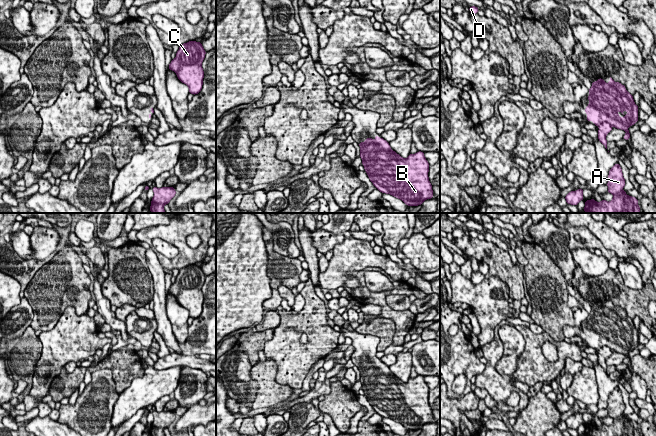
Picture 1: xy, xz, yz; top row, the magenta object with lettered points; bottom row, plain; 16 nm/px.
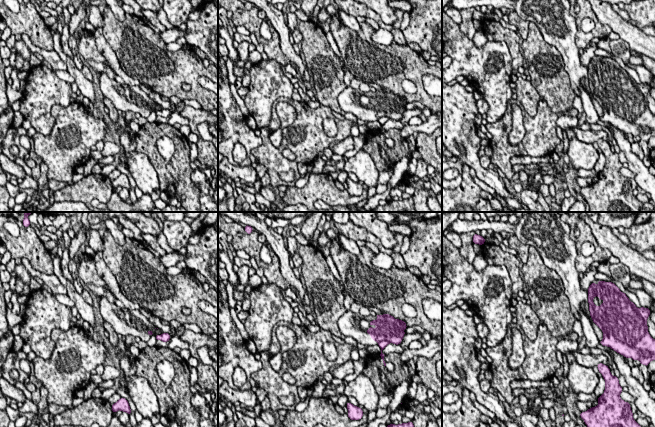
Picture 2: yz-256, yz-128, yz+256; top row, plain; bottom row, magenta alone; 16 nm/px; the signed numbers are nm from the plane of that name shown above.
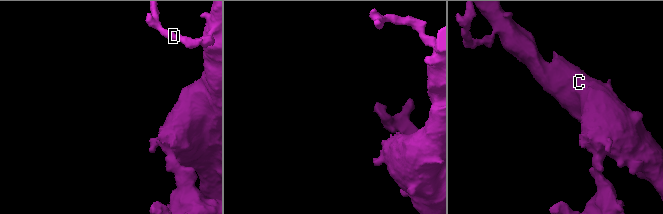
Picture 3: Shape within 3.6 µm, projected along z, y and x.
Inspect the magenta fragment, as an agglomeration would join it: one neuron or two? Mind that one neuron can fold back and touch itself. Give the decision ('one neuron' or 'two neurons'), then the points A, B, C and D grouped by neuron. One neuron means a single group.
one neuron; A B C D

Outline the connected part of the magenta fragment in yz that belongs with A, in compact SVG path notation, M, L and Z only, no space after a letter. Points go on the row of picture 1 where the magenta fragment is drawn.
M618 163L609 171L607 186L607 192L613 195L613 199L610 202L604 199L597 202L593 198L587 200L583 209L585 213L641 213L637 198L623 190L625 179Z

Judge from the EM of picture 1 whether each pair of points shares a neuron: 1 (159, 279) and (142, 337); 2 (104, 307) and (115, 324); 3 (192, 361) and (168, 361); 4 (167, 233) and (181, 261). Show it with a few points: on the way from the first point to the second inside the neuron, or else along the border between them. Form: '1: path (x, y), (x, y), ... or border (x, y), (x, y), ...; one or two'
1: border (154, 318), (156, 330); two
2: path (105, 311), (111, 320); one
3: path (186, 361), (174, 361); one
4: path (174, 238), (182, 246), (182, 254); one

